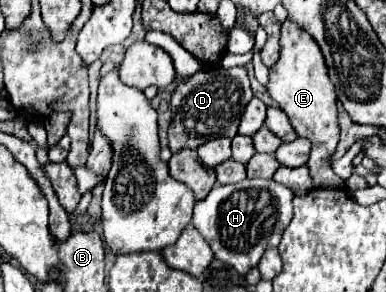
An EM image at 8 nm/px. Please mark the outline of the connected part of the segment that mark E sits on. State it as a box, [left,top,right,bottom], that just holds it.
[266,19,346,189]

